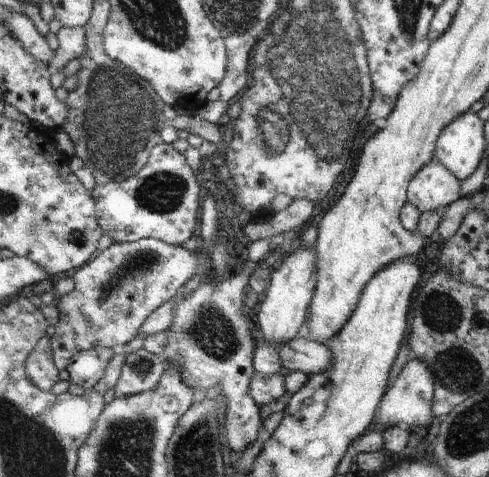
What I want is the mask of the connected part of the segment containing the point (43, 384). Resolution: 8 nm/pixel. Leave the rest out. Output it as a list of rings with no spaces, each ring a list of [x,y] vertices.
[[[45,336],[35,351],[26,361],[27,377],[34,382],[38,388],[45,391],[52,389],[60,382],[59,370],[54,364],[54,351],[51,350],[51,340]]]

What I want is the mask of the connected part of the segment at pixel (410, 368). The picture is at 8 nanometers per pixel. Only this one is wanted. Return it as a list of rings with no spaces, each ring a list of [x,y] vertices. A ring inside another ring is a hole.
[[[412,358],[402,369],[397,381],[391,385],[383,396],[378,412],[375,414],[374,422],[381,425],[383,430],[387,427],[407,428],[427,426],[436,417],[433,411],[434,402],[434,377],[430,367],[424,361]]]

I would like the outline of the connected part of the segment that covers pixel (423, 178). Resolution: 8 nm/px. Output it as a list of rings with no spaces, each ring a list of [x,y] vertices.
[[[436,158],[415,176],[408,189],[408,203],[421,213],[447,208],[459,199],[461,182]]]

